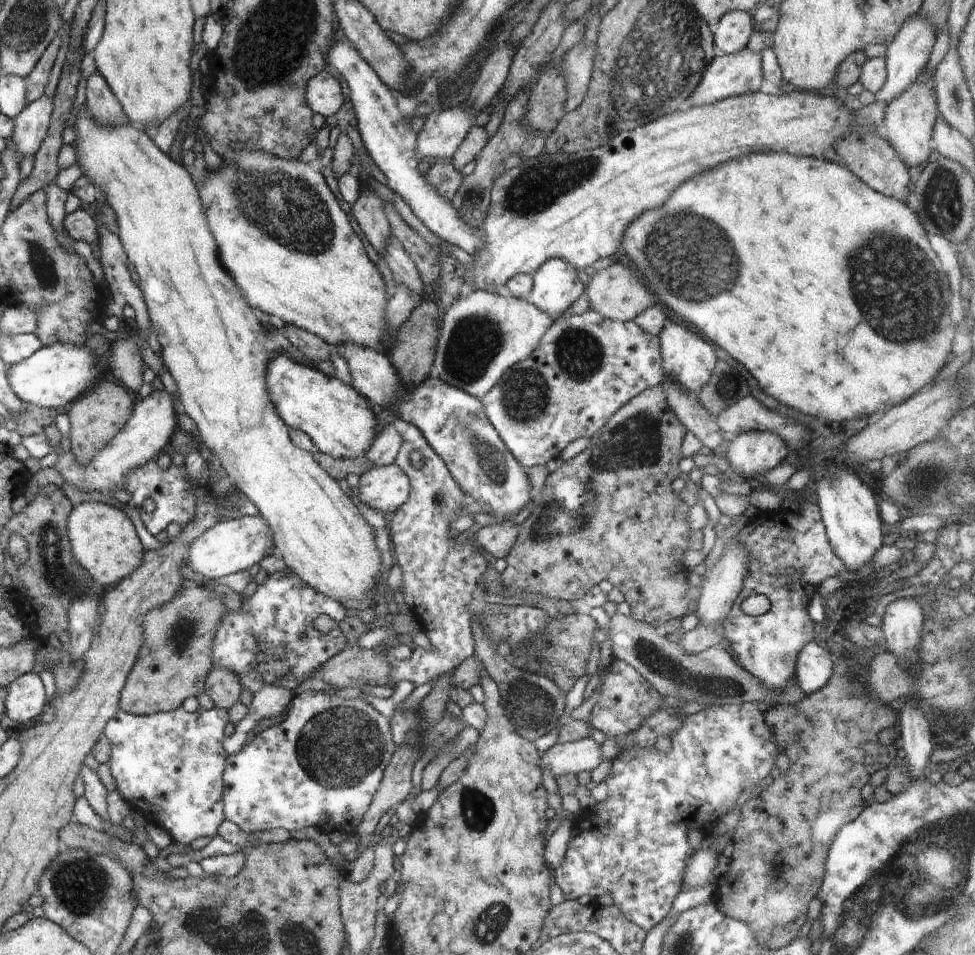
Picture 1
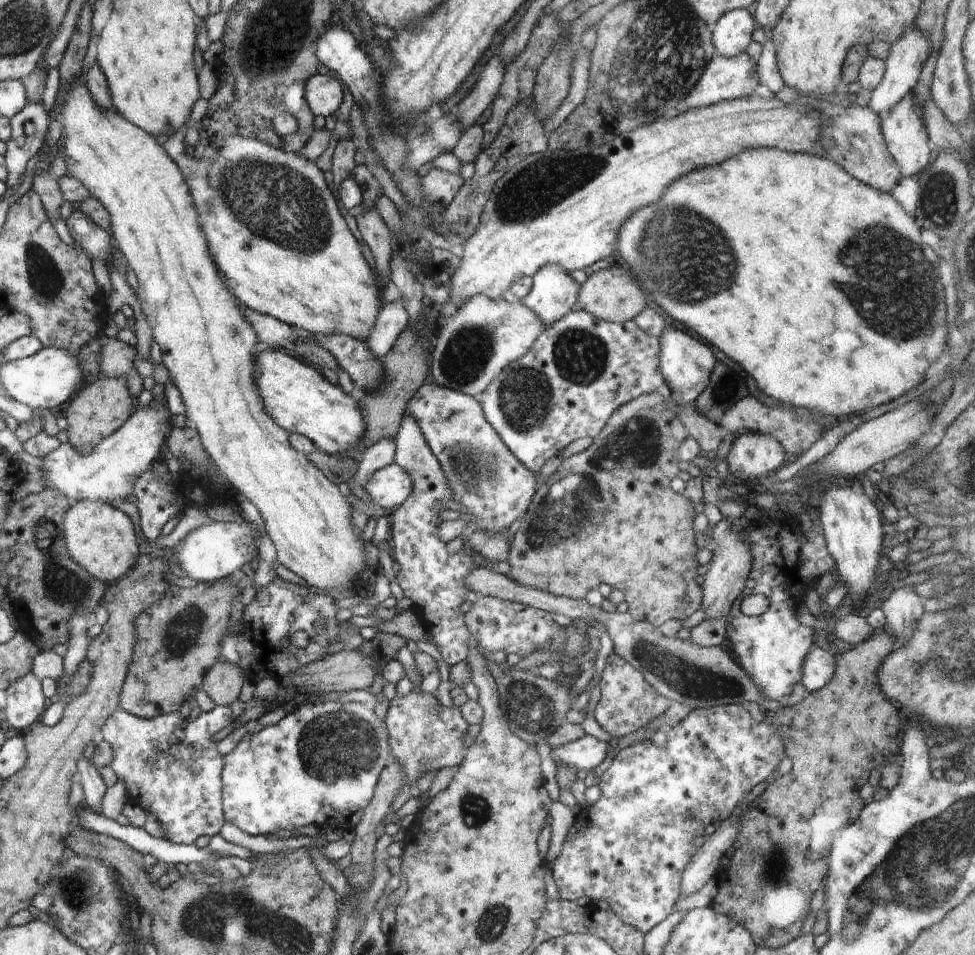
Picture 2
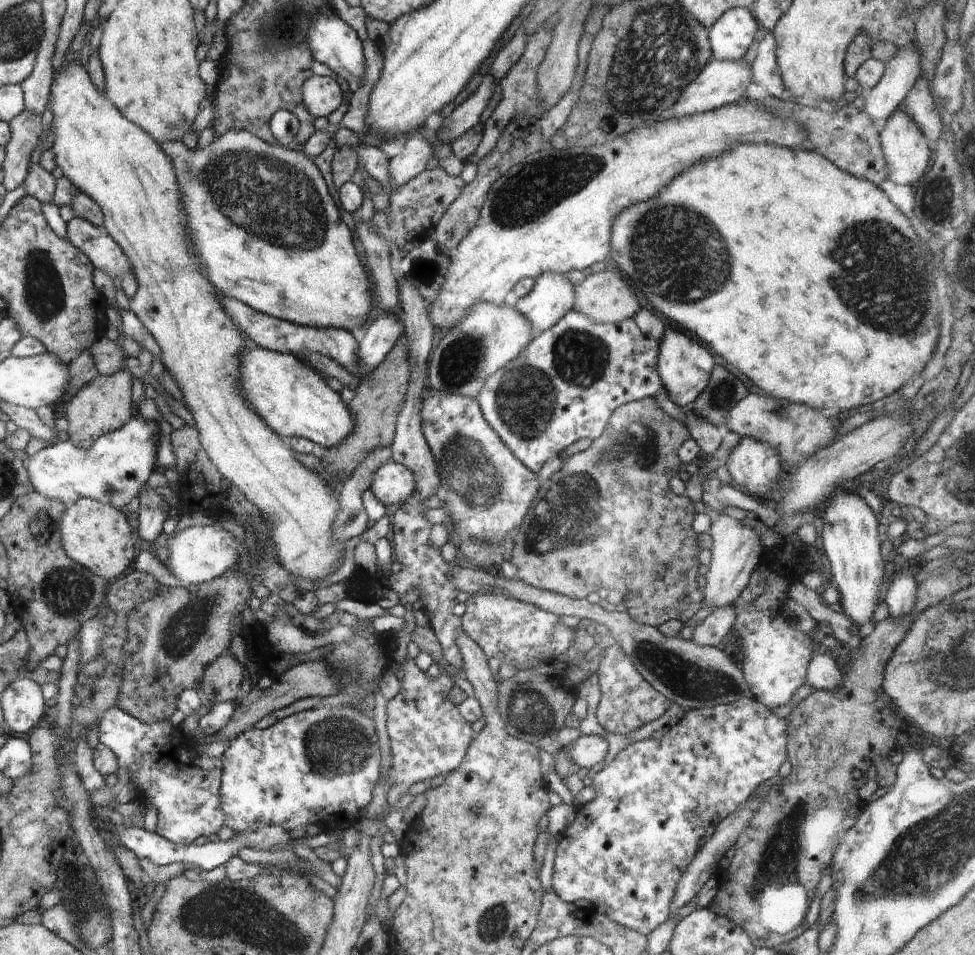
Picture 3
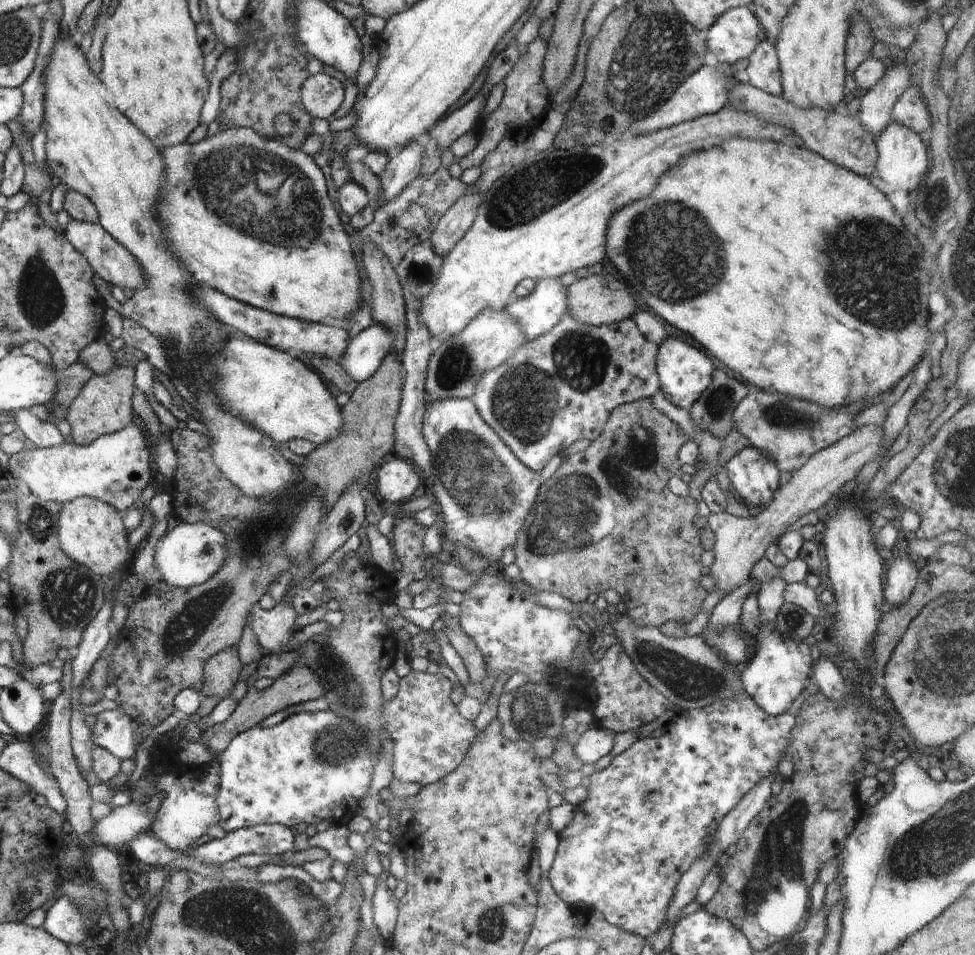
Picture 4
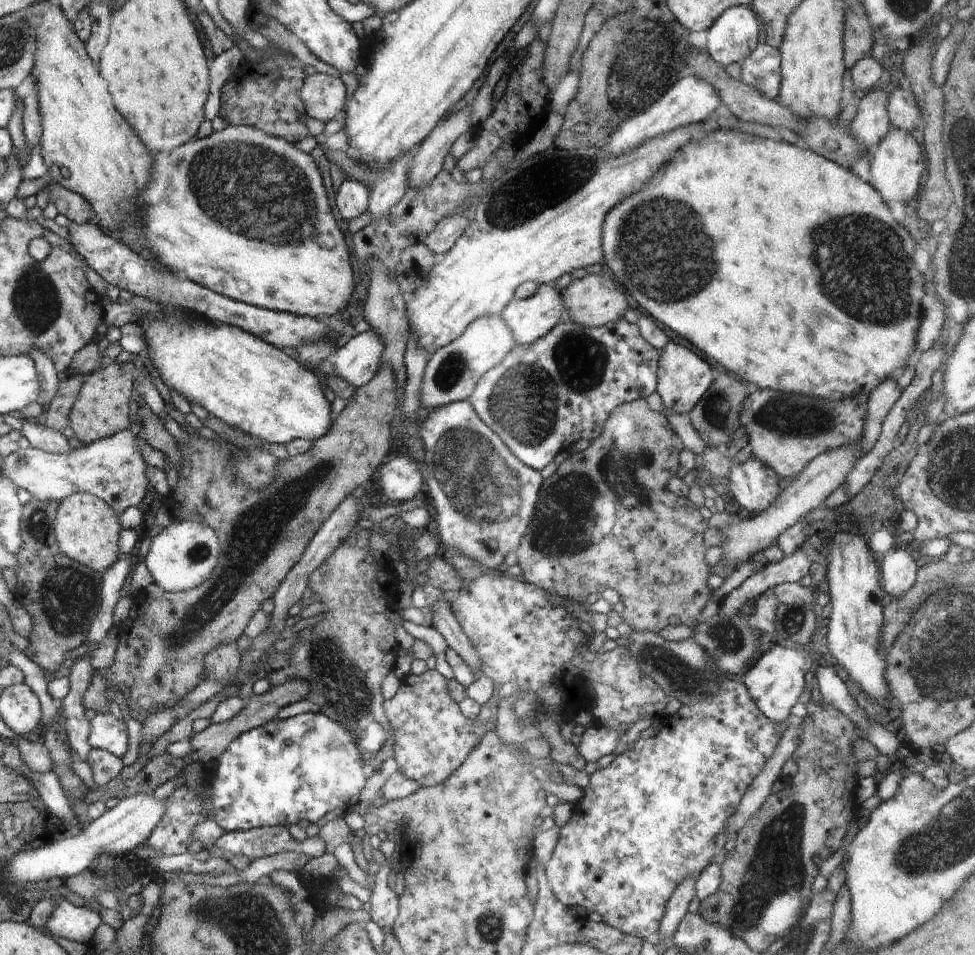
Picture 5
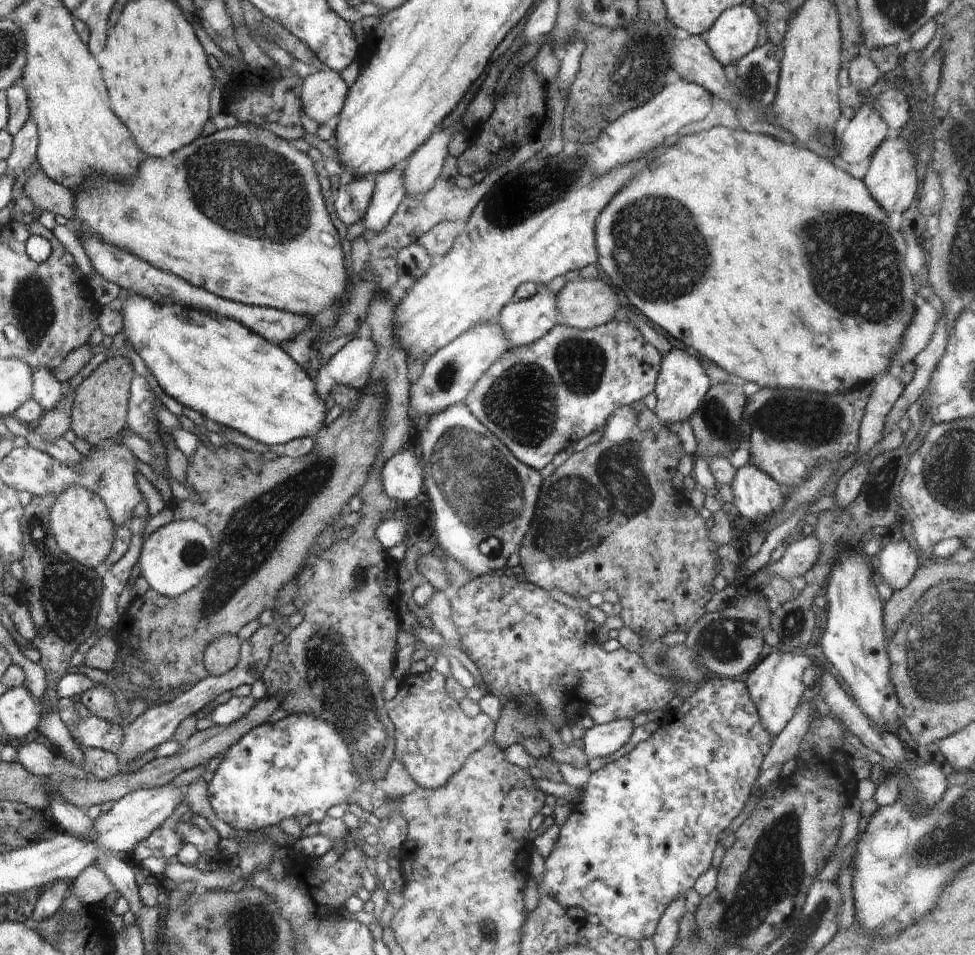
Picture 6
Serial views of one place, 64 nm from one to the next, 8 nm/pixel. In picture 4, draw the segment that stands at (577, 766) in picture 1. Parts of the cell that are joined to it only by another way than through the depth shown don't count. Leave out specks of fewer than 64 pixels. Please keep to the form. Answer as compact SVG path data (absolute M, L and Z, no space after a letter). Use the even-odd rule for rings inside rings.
M600 726L592 728L580 736L578 743L573 746L574 753L584 765L594 764L611 752L614 745L613 741L615 739L615 735L616 734L612 733L610 730L604 729Z

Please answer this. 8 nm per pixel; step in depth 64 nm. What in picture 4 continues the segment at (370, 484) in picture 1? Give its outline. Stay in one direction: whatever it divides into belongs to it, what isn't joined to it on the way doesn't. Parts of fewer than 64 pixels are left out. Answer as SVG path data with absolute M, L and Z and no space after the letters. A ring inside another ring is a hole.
M391 457L378 470L375 495L384 505L404 504L417 498L422 491L421 473L409 461Z

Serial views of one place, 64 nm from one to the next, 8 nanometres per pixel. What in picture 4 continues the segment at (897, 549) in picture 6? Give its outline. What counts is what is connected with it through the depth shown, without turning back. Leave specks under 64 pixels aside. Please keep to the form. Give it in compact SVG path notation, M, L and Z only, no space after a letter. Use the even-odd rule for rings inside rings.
M903 551L899 555L895 554L890 561L892 561L892 565L888 570L883 595L887 607L899 607L910 598L914 590L919 565L916 560Z

